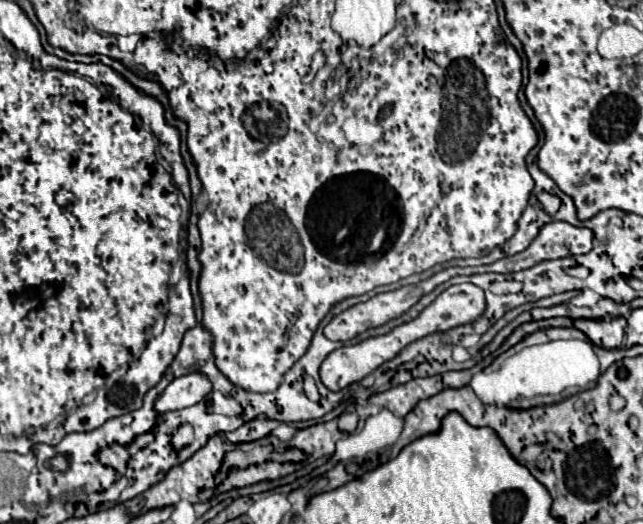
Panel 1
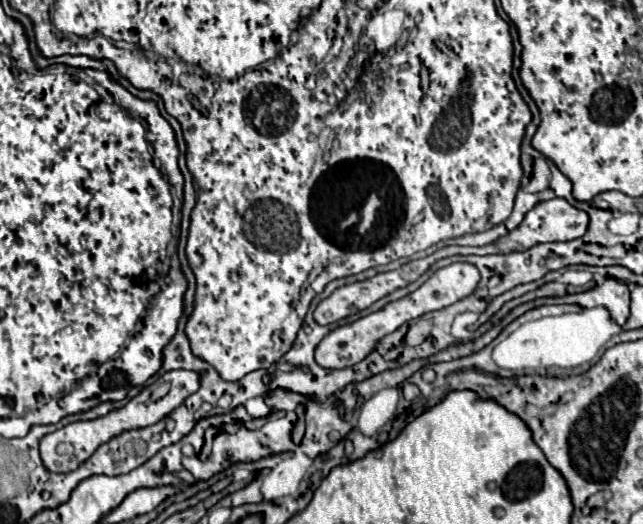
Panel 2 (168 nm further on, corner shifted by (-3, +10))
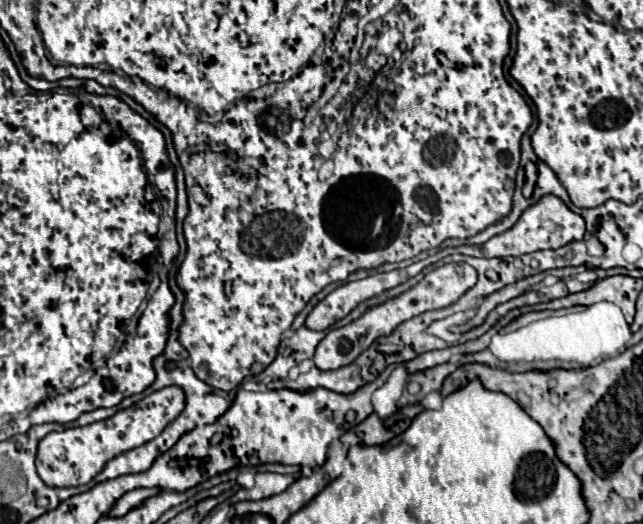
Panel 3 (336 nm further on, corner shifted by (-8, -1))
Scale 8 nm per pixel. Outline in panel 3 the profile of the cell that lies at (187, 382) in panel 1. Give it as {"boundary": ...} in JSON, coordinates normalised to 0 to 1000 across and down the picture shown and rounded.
{"boundary":[[[263,737],[263,740],[232,752],[229,760],[216,763],[204,779],[185,782],[179,794],[166,802],[145,805],[126,817],[104,817],[95,824],[79,824],[61,844],[58,874],[54,874],[58,905],[73,927],[82,927],[82,931],[129,927],[138,916],[145,916],[173,874],[198,859],[207,859],[213,851],[222,851],[226,844],[247,832],[253,817],[263,805],[269,805],[285,779],[288,779],[285,744],[275,737]]]}

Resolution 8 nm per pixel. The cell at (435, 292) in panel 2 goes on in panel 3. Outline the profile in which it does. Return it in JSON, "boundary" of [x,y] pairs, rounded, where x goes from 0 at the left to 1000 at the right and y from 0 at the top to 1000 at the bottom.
{"boundary":[[[714,500],[714,504],[689,504],[677,515],[670,515],[667,523],[658,527],[655,538],[649,538],[642,550],[636,550],[633,557],[614,565],[614,569],[605,569],[602,576],[589,580],[589,584],[577,584],[571,588],[571,595],[549,611],[546,618],[533,622],[533,626],[518,626],[509,634],[509,641],[493,656],[493,668],[490,668],[490,679],[487,679],[487,691],[493,702],[499,706],[521,706],[521,702],[530,702],[530,698],[540,698],[546,695],[565,668],[571,668],[586,645],[599,641],[599,637],[608,637],[608,630],[655,599],[655,595],[664,595],[664,592],[680,592],[680,588],[692,588],[698,580],[705,580],[717,561],[723,561],[736,542],[742,538],[742,515],[723,500]]]}

